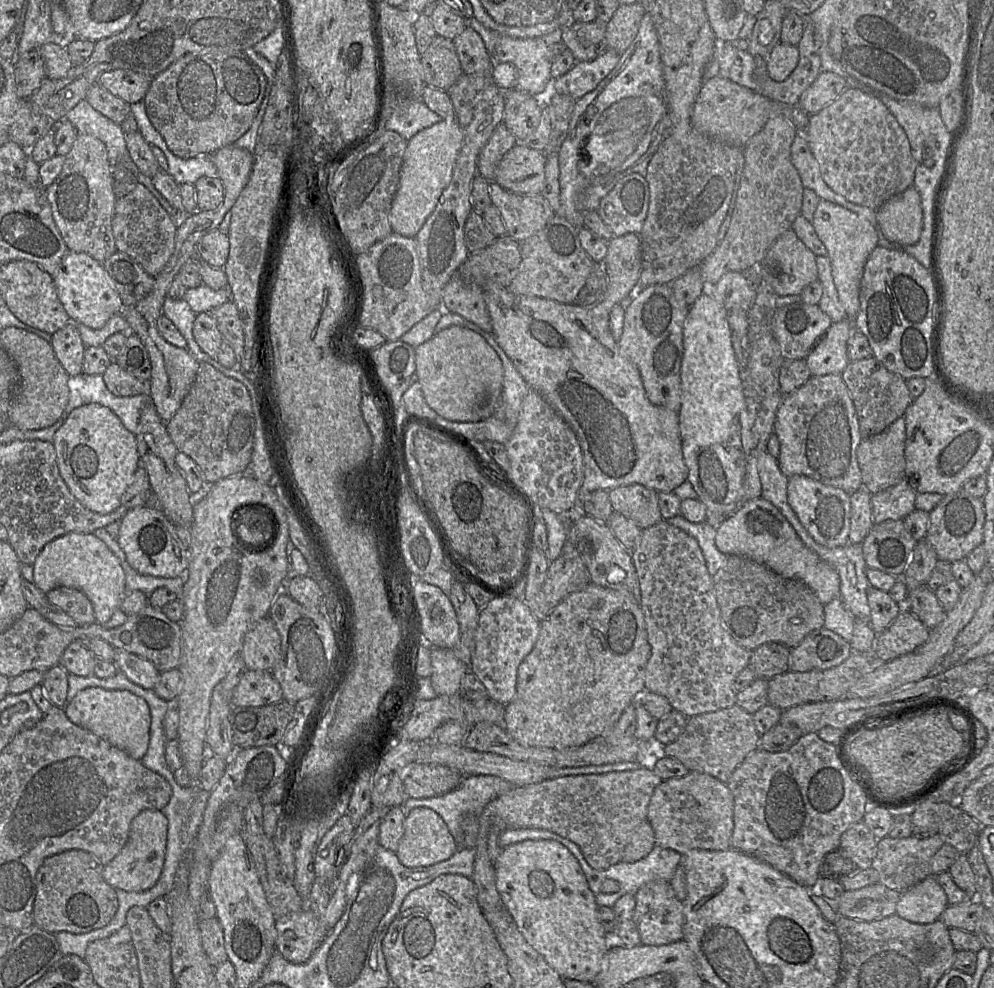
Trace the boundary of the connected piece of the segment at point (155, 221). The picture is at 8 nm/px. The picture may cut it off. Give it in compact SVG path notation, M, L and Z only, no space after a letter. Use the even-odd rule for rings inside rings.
M142 184L123 196L117 196L112 220L116 249L134 259L145 272L156 277L175 248L176 226L152 193Z

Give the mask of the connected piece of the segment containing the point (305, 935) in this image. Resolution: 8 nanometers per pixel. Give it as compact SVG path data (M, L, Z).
M309 908L277 918L275 927L276 951L293 964L307 962L327 936Z

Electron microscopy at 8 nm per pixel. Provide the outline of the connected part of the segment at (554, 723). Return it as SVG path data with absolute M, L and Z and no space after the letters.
M588 584L583 590L569 594L548 615L540 621L538 639L531 652L522 660L517 670L516 695L505 705L503 728L519 744L525 747L573 749L581 747L602 735L606 735L617 723L624 709L635 702L645 690L646 667L651 656L643 611L629 589L611 589Z

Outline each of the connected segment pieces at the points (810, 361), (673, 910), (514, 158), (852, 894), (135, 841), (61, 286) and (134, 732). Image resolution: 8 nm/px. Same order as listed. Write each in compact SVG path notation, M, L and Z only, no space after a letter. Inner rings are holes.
M847 317L830 325L805 358L812 376L843 372L850 362L847 355L847 341L853 330L856 330L853 319Z
M666 880L648 882L637 890L632 920L637 926L641 944L665 945L683 939L683 903Z
M517 142L500 161L495 181L504 189L522 195L541 194L545 187L545 152Z
M875 883L857 890L845 890L834 903L838 916L855 920L876 921L896 914L901 892Z
M158 810L141 811L130 824L126 844L112 861L103 867L104 881L114 889L142 892L152 888L162 871L167 841L167 818Z
M68 251L51 277L58 299L70 321L74 323L81 323L95 330L101 329L113 315L120 311L122 301L113 288L102 263L84 252Z
M99 687L85 688L64 706L66 717L106 740L135 760L141 760L149 743L150 711L147 703L125 690L106 690Z

